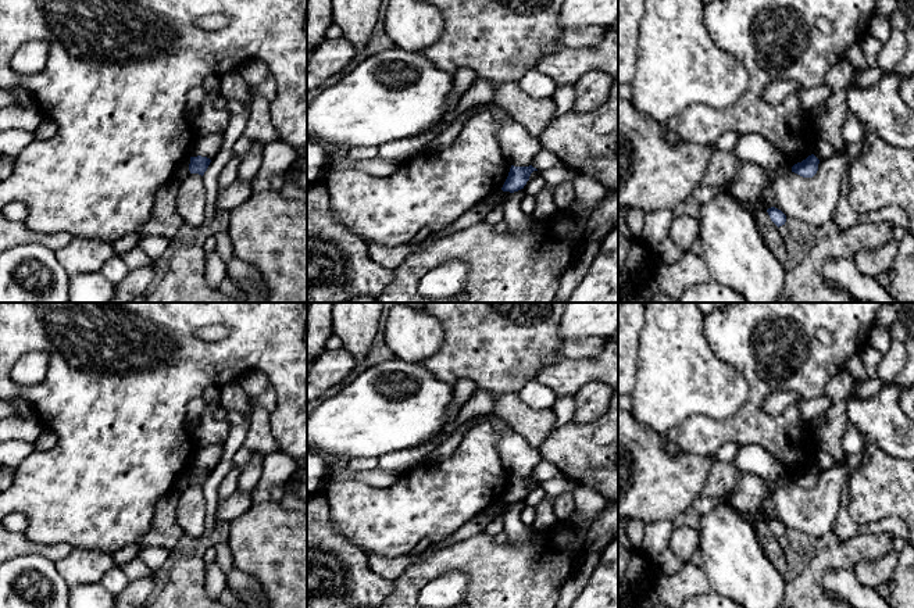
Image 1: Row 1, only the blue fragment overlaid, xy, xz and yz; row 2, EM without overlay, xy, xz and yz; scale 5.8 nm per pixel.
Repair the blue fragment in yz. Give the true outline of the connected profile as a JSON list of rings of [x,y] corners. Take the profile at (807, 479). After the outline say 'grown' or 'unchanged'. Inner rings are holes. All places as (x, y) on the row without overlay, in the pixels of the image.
[[[811,465],[801,473],[797,473],[792,478],[792,483],[803,487],[803,489],[813,489],[818,482],[820,471]]]; unchanged

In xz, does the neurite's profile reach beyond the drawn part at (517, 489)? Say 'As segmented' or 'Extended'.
As segmented

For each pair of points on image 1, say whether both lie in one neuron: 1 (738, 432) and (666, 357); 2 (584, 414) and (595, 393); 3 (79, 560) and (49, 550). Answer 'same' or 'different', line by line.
1: different
2: same
3: different

